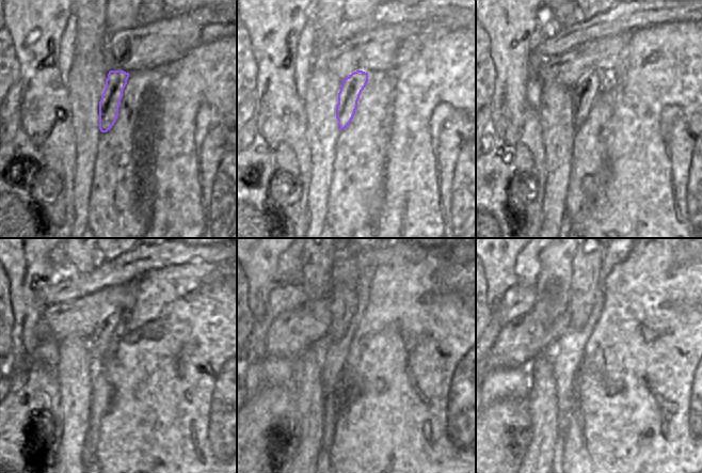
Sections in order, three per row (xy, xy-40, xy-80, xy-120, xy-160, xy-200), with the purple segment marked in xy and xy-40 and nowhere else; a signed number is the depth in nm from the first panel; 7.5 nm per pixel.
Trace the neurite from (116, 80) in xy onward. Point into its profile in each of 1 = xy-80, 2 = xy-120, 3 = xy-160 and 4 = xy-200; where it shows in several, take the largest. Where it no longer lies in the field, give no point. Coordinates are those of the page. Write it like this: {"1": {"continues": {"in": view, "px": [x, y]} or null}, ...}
{"1": {"continues": {"in": "xy-80", "px": [585, 93]}}, "2": {"continues": {"in": "xy-120", "px": [109, 321]}}, "3": {"continues": {"in": "xy-160", "px": [345, 270]}}, "4": {"continues": {"in": "xy-200", "px": [587, 259]}}}

